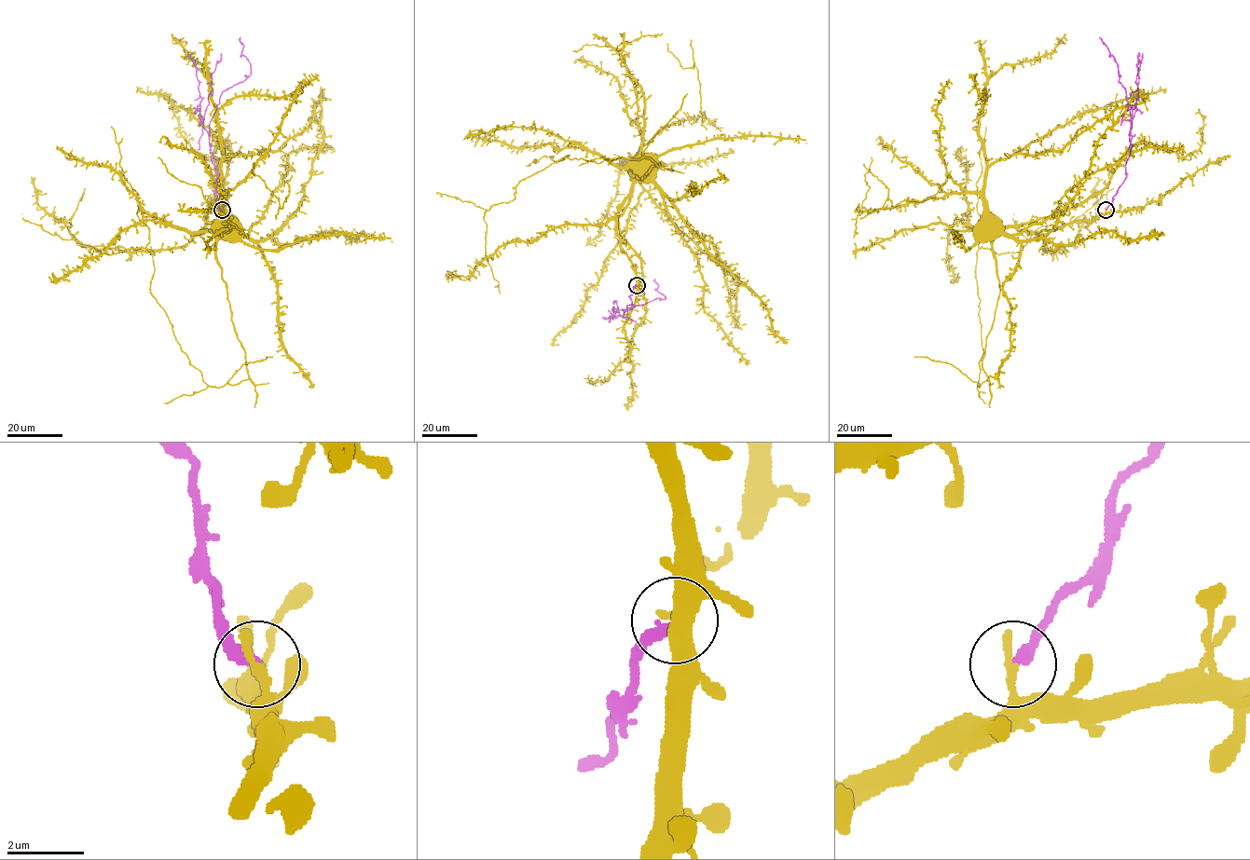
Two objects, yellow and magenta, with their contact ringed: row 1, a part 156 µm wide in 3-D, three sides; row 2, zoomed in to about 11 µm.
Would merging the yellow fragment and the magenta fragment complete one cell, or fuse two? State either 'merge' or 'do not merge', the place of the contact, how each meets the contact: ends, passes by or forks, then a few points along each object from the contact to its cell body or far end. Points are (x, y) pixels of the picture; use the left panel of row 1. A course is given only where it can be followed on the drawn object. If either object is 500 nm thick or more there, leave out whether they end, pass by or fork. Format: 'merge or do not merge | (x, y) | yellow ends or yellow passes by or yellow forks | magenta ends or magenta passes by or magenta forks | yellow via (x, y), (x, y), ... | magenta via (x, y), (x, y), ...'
do not merge | (222, 210) | yellow ends | magenta ends | yellow via (222, 210), (221, 218), (208, 223), (201, 230), (209, 231), (217, 226), (214, 223), (226, 227) | magenta via (222, 210), (214, 192), (219, 173), (212, 162), (209, 123), (221, 93), (250, 75), (240, 36)

